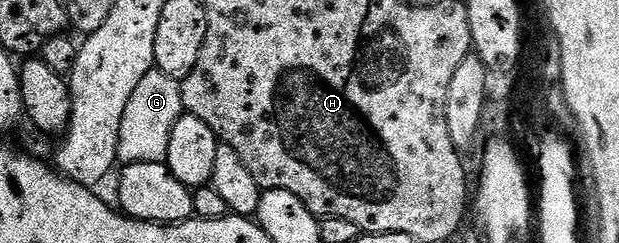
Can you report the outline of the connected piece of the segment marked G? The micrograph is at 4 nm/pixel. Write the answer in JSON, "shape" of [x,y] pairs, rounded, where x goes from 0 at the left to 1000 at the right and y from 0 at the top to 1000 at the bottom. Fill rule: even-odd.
{"shape":[[[255,280],[242,288],[221,346],[215,395],[208,395],[202,531],[195,543],[189,626],[191,663],[207,667],[262,667],[268,671],[273,626],[273,560],[279,543],[279,510],[299,465],[292,350],[284,325],[267,313]]]}

